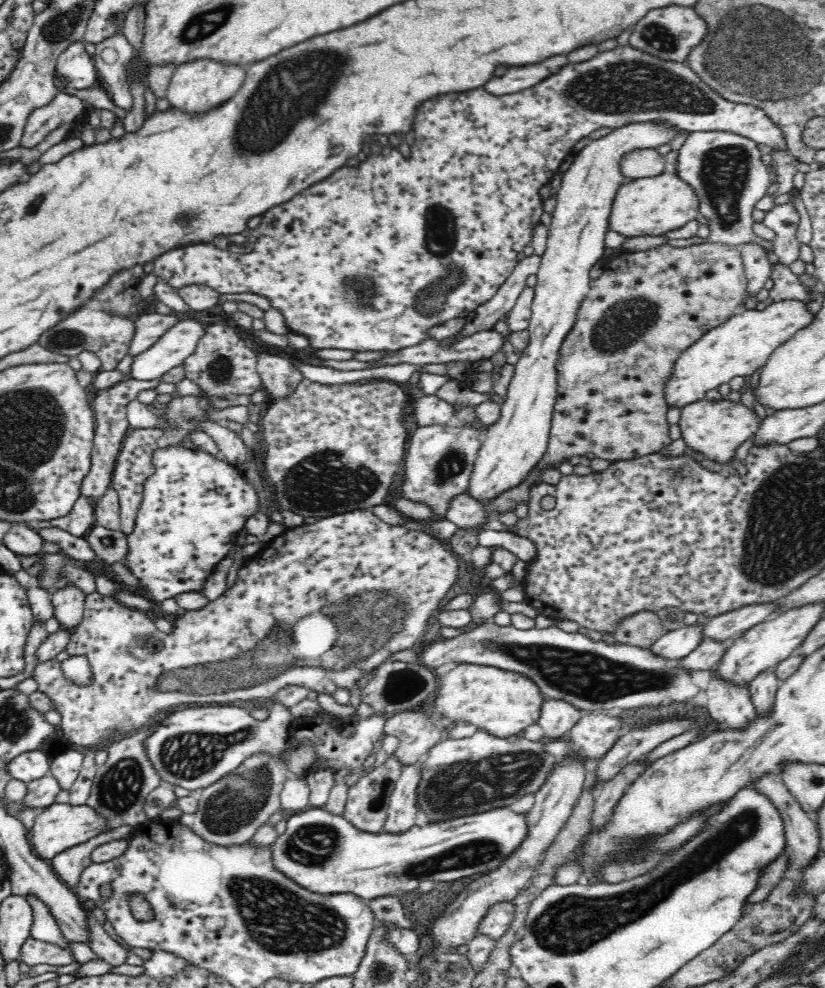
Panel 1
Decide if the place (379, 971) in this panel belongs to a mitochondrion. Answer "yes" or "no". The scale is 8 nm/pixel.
no

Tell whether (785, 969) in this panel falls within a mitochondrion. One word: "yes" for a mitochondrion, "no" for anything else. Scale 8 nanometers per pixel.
no

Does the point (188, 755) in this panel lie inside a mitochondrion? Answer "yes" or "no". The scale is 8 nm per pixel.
yes

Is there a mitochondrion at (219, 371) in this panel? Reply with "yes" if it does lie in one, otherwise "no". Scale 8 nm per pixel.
yes

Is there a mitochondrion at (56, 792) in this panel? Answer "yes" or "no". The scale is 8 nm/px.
no

